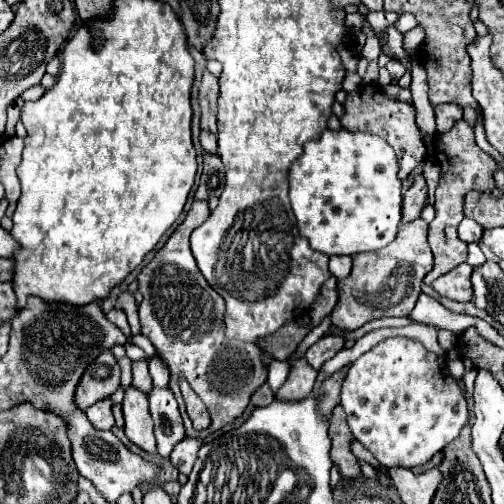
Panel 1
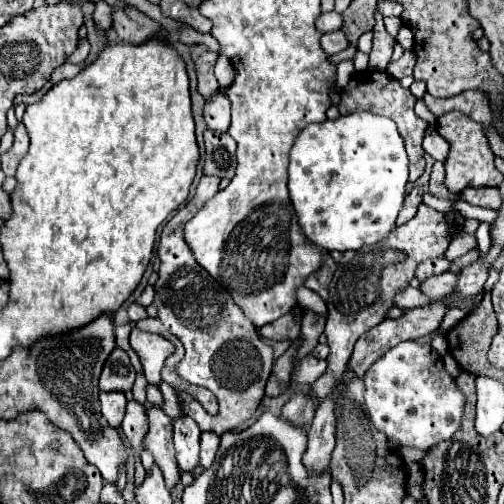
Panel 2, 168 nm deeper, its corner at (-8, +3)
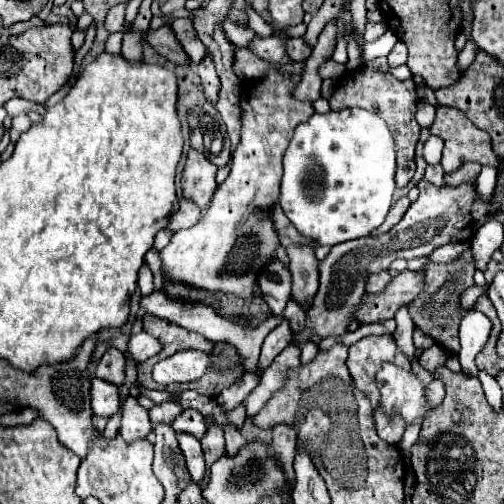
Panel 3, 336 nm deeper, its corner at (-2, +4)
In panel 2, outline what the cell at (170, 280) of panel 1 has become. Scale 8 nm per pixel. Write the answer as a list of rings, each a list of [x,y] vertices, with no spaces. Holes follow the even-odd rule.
[[[204,175],[198,183],[196,195],[192,197],[192,207],[184,207],[166,223],[158,247],[160,271],[154,285],[154,305],[158,307],[158,319],[162,325],[174,333],[186,349],[186,355],[176,369],[178,375],[194,385],[210,389],[222,411],[218,417],[210,417],[194,397],[186,391],[178,391],[184,415],[190,415],[198,423],[200,431],[222,435],[254,415],[260,399],[264,397],[264,385],[276,357],[274,349],[260,339],[254,325],[244,317],[240,307],[234,305],[232,295],[198,265],[188,249],[188,243],[184,241],[184,225],[218,193],[218,185],[220,179]]]

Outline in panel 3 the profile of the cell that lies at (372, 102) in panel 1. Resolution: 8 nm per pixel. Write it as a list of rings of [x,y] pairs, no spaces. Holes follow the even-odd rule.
[[[356,70],[348,74],[336,88],[334,96],[330,98],[330,108],[332,110],[344,110],[344,108],[364,108],[374,114],[378,114],[390,128],[392,138],[396,142],[396,188],[404,188],[416,170],[414,164],[414,148],[420,138],[420,124],[414,120],[416,106],[418,106],[418,96],[416,96],[416,84],[414,80],[396,80],[388,72],[378,72],[378,70]]]

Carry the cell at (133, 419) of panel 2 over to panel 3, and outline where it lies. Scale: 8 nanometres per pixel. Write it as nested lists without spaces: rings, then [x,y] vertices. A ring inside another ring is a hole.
[[[128,398],[124,404],[124,416],[120,434],[124,440],[132,442],[136,438],[146,438],[152,430],[152,422],[148,418],[148,410],[138,404],[136,398]]]

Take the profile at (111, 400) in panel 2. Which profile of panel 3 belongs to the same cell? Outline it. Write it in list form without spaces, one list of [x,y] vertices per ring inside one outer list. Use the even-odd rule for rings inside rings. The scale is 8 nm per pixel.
[[[92,378],[90,394],[92,394],[92,410],[94,410],[94,414],[110,418],[110,416],[114,416],[118,412],[118,406],[120,406],[118,386],[114,386],[114,384],[106,382],[106,380]]]

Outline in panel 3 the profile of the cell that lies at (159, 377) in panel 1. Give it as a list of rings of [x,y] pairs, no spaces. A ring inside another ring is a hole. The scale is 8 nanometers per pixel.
[[[186,410],[186,412],[182,412],[174,422],[172,422],[172,428],[176,430],[176,432],[184,432],[184,434],[192,434],[194,438],[202,438],[204,434],[206,434],[206,430],[208,430],[208,426],[206,426],[206,422],[204,422],[204,416],[200,414],[200,412],[196,412],[196,410]]]

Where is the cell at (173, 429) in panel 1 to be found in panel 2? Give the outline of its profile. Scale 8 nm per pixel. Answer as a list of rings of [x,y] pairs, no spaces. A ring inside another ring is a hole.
[[[192,417],[174,419],[174,445],[176,459],[182,471],[192,471],[198,467],[200,451],[200,429]]]

